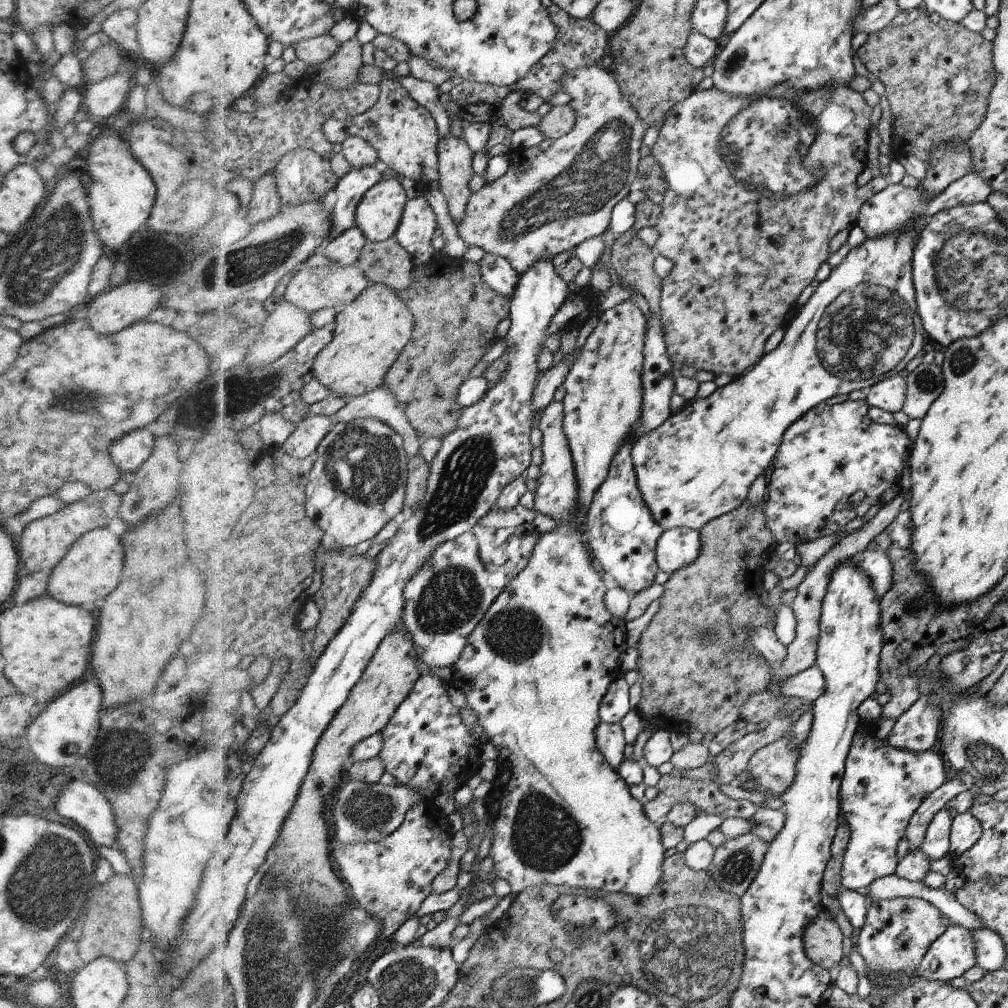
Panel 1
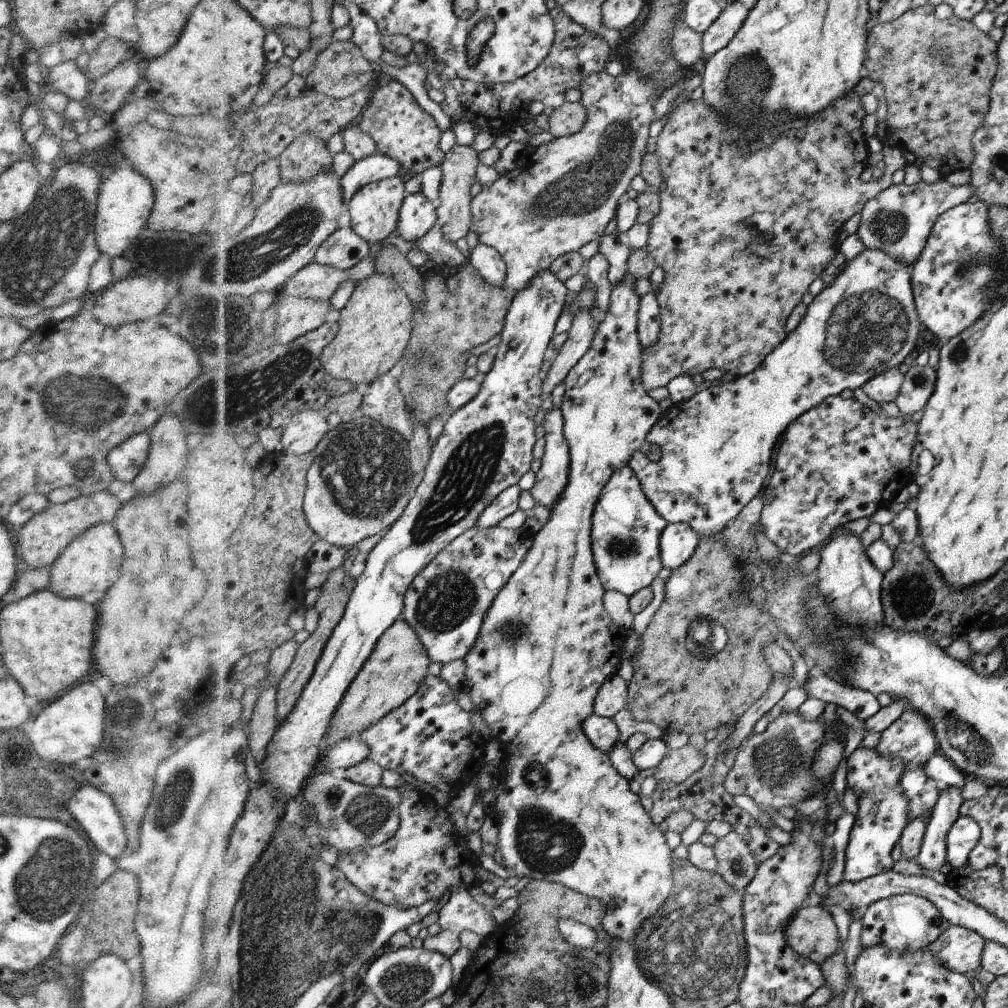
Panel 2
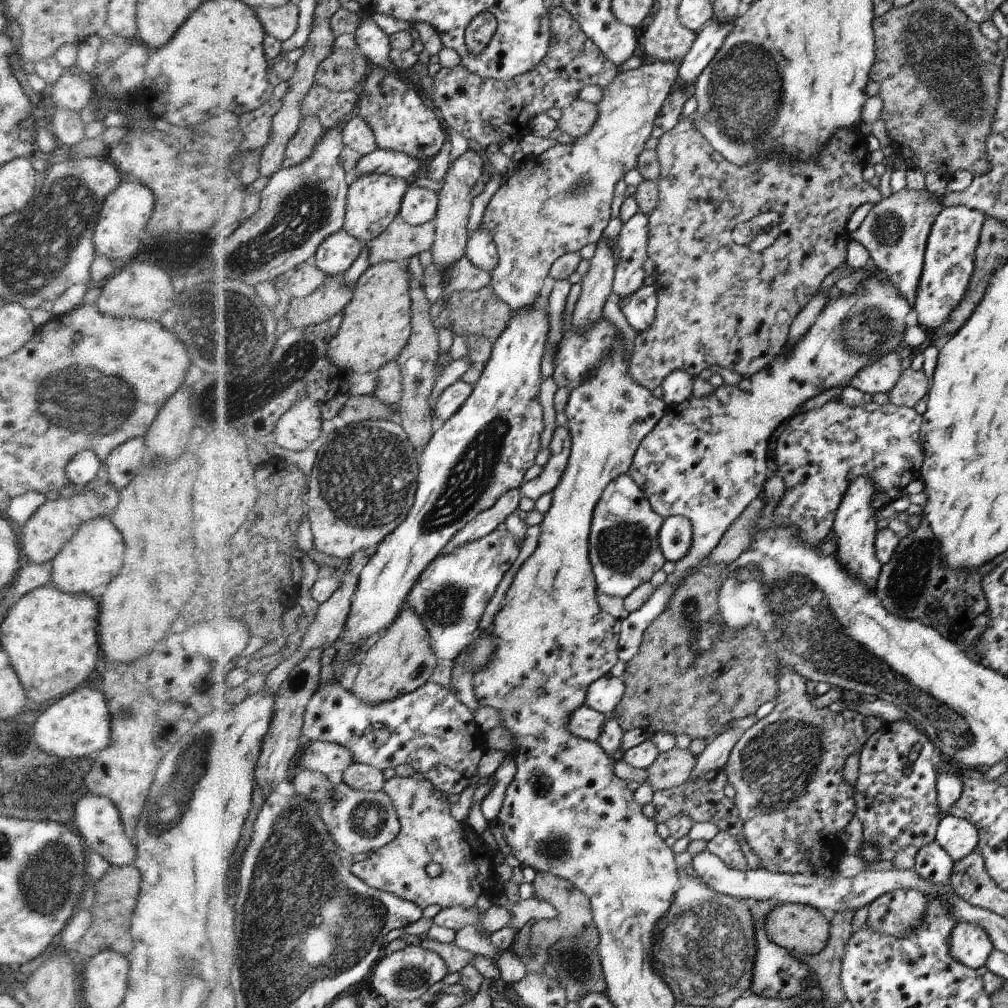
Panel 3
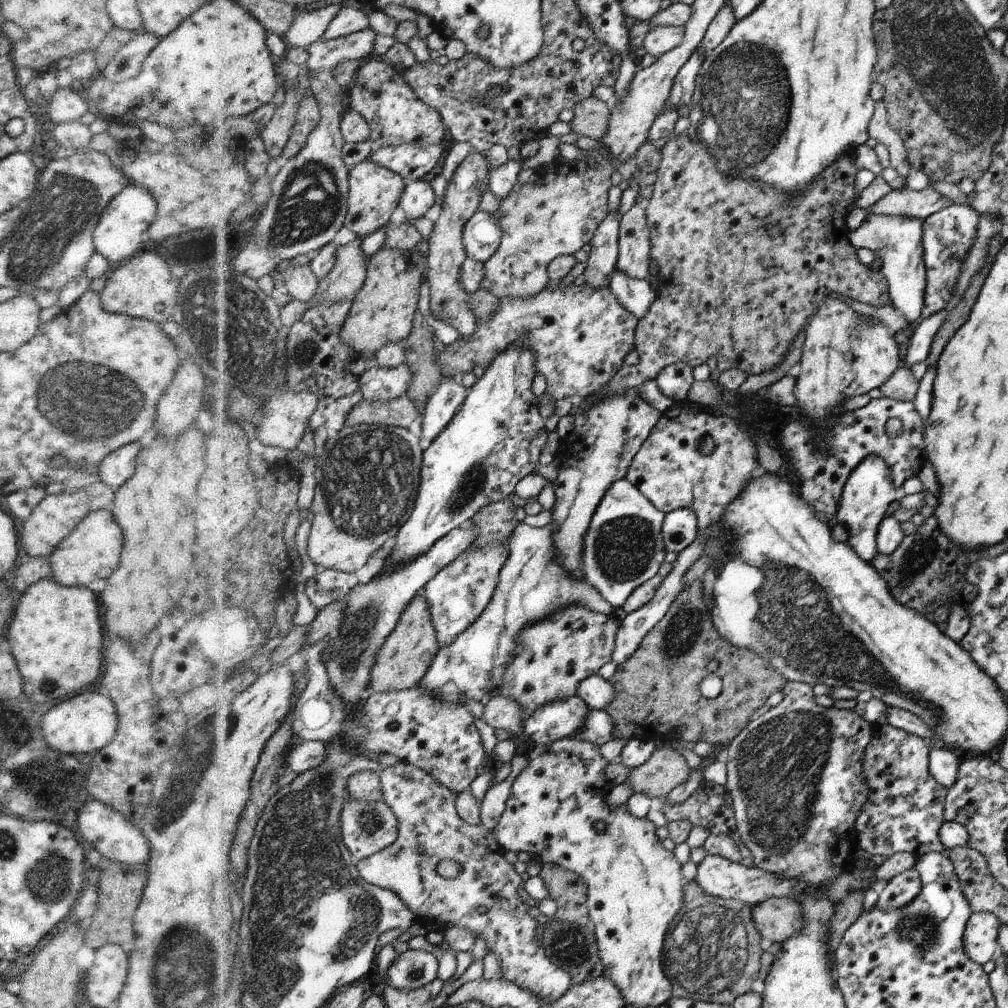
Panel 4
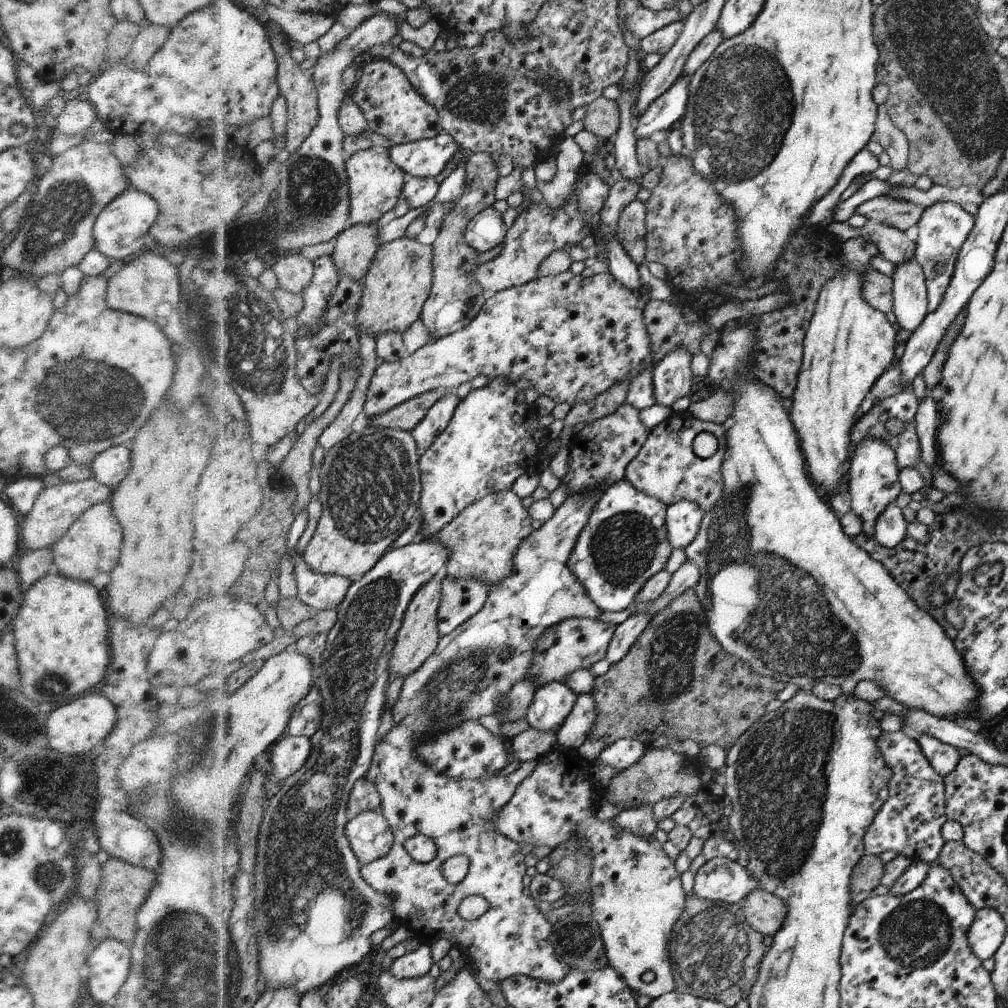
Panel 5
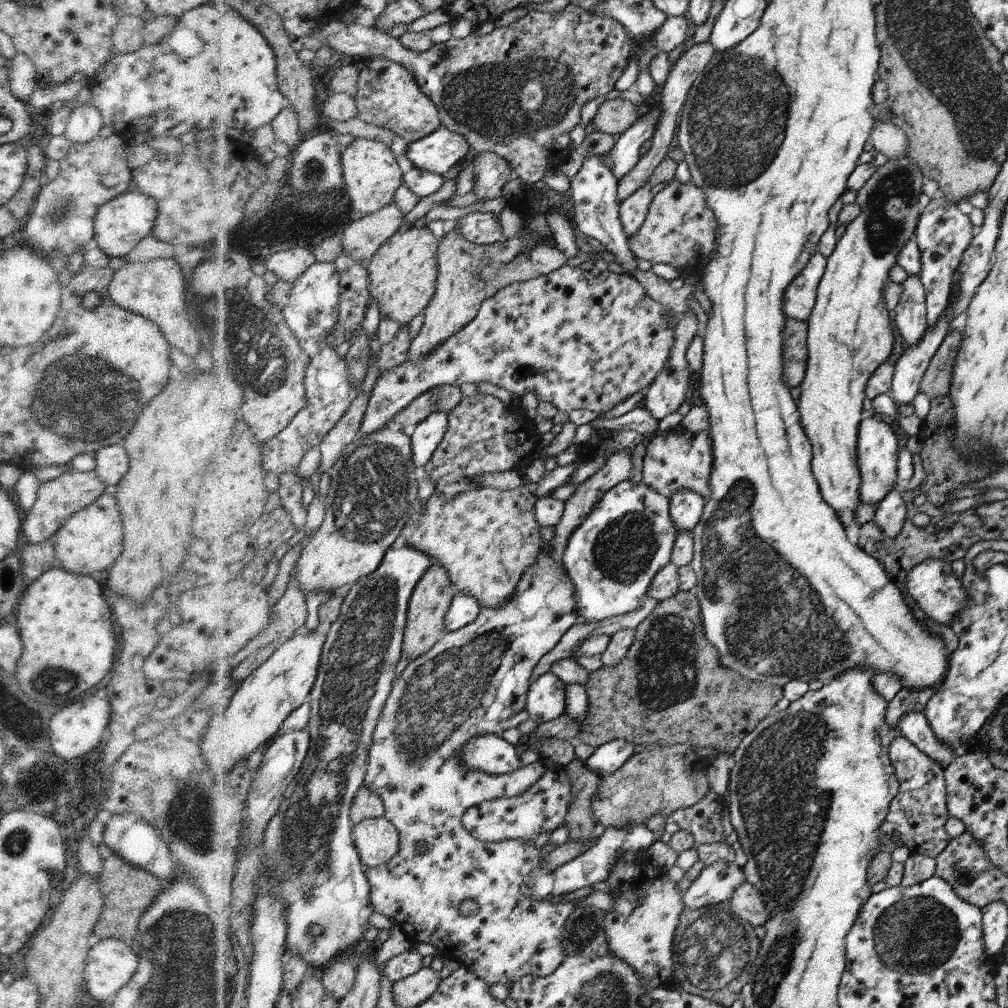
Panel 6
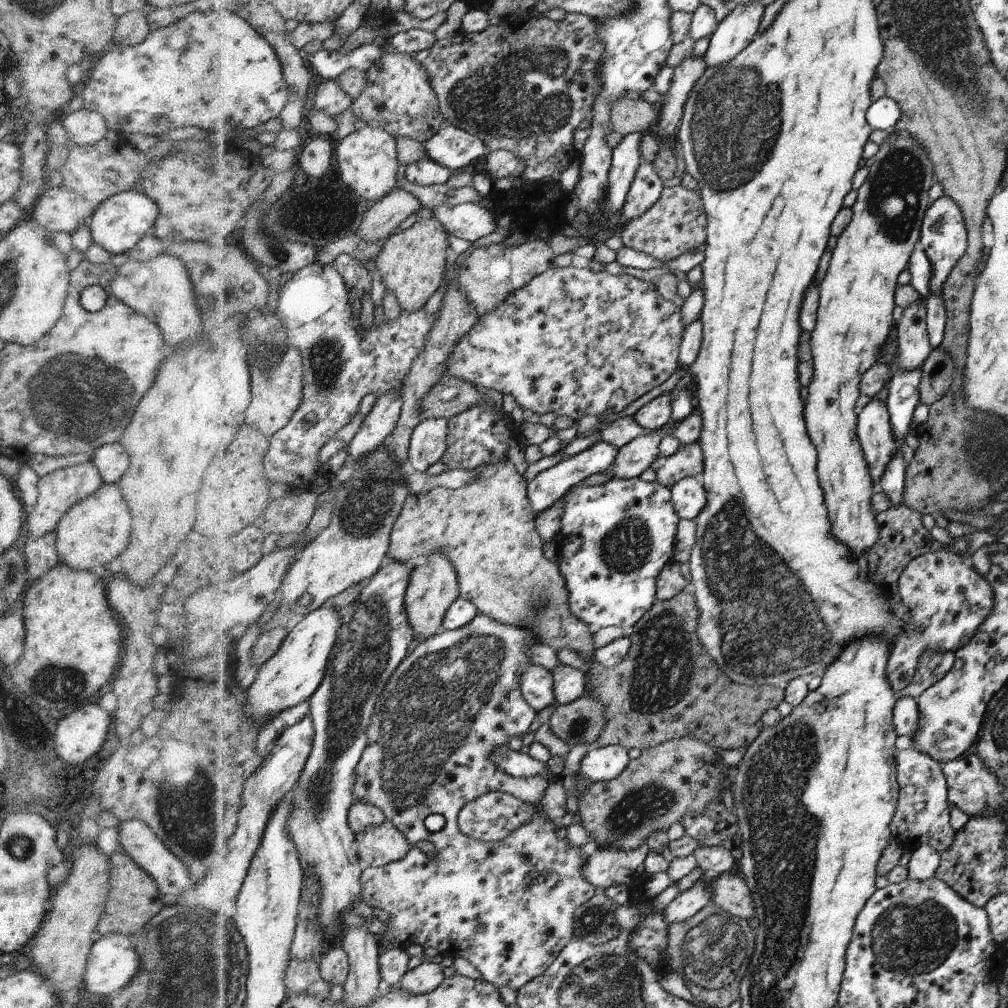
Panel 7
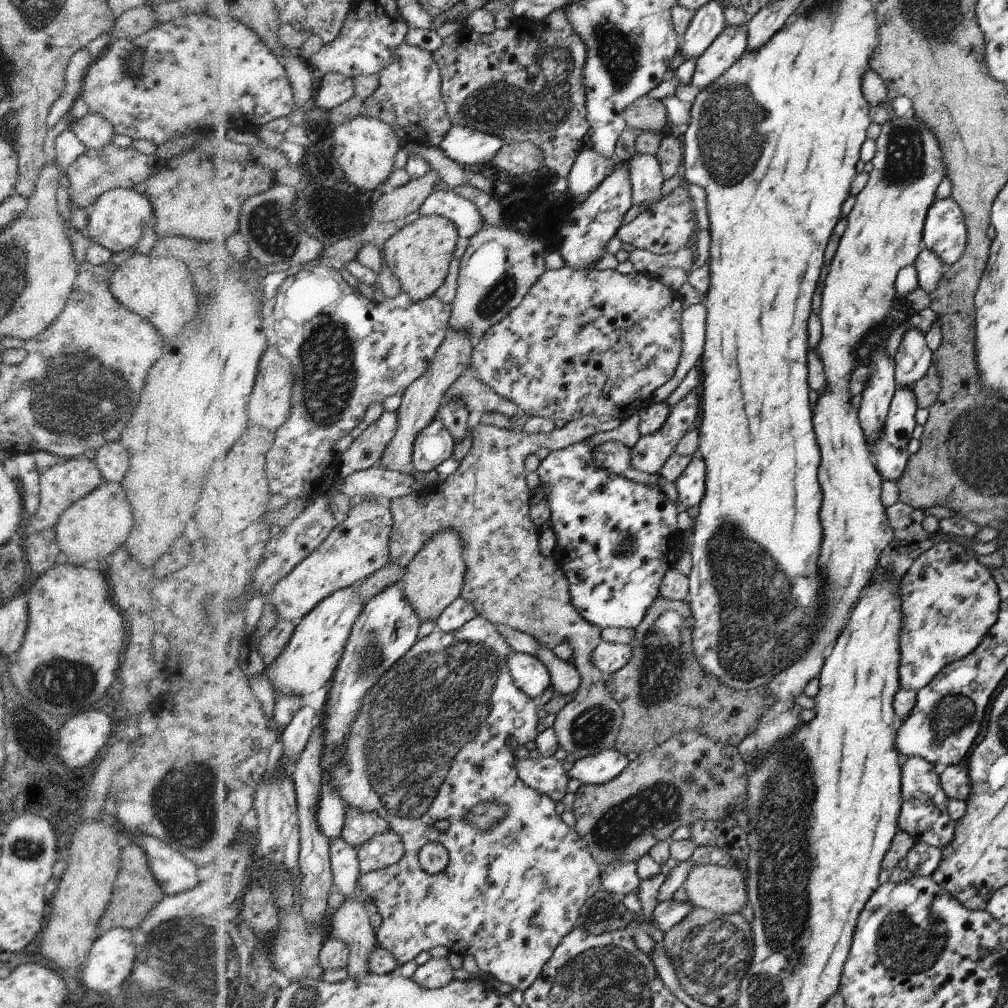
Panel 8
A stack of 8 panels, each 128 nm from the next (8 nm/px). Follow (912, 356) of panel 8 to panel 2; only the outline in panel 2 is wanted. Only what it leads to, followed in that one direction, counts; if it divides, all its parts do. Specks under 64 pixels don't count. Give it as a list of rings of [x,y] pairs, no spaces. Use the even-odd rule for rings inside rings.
[[[945,178],[934,184],[921,181],[916,185],[891,185],[864,206],[857,234],[865,249],[882,250],[894,260],[902,260],[912,268],[920,258],[936,220],[944,212],[973,200],[973,197],[974,190],[970,190],[970,183],[955,187]]]

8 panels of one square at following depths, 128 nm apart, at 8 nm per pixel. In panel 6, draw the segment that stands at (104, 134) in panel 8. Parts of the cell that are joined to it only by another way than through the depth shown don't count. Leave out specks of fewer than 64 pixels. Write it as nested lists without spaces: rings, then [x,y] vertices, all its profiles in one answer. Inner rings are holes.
[[[84,104],[71,110],[64,135],[73,144],[86,143],[98,137],[103,127],[102,114],[95,107]]]

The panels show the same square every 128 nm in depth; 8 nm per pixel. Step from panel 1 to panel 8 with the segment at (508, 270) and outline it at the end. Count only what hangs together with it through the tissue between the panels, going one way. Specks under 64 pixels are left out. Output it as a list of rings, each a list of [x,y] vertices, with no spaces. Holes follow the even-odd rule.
[[[446,189],[432,193],[420,211],[422,215],[442,215],[452,219],[459,228],[460,236],[468,239],[474,236],[484,224],[484,219],[473,202],[465,199],[464,196],[459,195],[457,192]]]

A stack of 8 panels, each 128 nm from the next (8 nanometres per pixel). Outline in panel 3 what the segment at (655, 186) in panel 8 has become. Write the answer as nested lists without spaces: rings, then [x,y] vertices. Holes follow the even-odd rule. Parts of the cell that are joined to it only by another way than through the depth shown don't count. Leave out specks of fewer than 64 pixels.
[[[636,212],[622,224],[618,238],[618,263],[615,266],[613,296],[619,300],[632,296],[644,285],[647,276],[647,248],[650,240],[650,219]]]

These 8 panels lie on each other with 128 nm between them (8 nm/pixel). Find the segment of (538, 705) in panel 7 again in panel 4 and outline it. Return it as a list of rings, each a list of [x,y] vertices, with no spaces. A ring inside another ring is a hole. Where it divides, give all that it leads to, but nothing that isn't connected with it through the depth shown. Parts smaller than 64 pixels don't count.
[[[577,695],[566,700],[554,700],[544,706],[538,706],[524,723],[524,736],[538,746],[544,746],[554,740],[574,737],[582,728],[590,707]]]

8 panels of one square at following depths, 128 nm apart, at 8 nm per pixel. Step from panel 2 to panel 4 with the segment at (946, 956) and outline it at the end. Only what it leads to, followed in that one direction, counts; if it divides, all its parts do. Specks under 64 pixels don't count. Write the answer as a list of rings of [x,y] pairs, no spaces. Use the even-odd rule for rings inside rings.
[[[988,912],[972,913],[964,934],[964,951],[976,963],[986,964],[999,953],[999,919]]]

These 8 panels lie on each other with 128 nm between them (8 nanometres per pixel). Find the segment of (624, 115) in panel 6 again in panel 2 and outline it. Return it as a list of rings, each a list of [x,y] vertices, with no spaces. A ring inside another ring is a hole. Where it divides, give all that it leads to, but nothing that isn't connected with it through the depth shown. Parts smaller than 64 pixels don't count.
[[[579,101],[564,103],[550,114],[547,131],[554,139],[571,136],[584,128],[586,118],[586,108]]]

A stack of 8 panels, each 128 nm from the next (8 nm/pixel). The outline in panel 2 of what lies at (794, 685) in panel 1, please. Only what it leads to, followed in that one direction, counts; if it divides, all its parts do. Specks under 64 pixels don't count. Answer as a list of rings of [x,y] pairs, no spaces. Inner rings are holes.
[[[818,666],[808,672],[808,681],[803,688],[809,698],[822,700],[829,706],[843,707],[860,721],[868,720],[878,710],[876,695],[832,680]]]

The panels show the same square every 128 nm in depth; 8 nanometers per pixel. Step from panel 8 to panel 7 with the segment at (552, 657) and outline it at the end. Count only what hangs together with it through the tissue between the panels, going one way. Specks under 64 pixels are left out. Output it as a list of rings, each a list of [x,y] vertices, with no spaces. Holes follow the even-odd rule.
[[[558,664],[550,672],[554,680],[554,698],[558,705],[570,704],[585,692],[585,676],[580,668]]]

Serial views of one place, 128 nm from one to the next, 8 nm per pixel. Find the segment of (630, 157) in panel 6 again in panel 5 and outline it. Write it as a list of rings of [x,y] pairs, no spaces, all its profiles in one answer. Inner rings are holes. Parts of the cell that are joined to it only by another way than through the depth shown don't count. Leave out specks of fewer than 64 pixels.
[[[683,74],[678,81],[637,118],[636,138],[650,138],[658,131],[670,131],[678,120],[684,117],[688,106],[691,76]]]

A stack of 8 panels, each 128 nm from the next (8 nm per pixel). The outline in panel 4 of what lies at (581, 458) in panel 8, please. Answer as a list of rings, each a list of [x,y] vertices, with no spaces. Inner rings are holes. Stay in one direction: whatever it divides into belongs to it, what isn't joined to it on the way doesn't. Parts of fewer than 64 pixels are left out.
[[[626,477],[617,481],[607,491],[603,502],[600,502],[592,518],[591,526],[588,526],[587,534],[584,534],[582,542],[582,579],[596,590],[614,608],[621,608],[628,596],[638,588],[657,576],[660,564],[664,562],[664,538],[663,538],[664,512],[650,502],[642,494],[638,487],[634,486]]]

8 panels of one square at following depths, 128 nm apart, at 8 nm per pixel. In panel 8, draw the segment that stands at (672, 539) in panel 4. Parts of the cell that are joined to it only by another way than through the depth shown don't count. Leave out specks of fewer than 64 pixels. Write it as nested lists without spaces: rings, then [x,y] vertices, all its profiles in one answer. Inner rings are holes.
[[[698,454],[692,458],[690,466],[675,484],[676,492],[678,492],[677,502],[684,508],[700,505],[706,496],[706,463]]]

